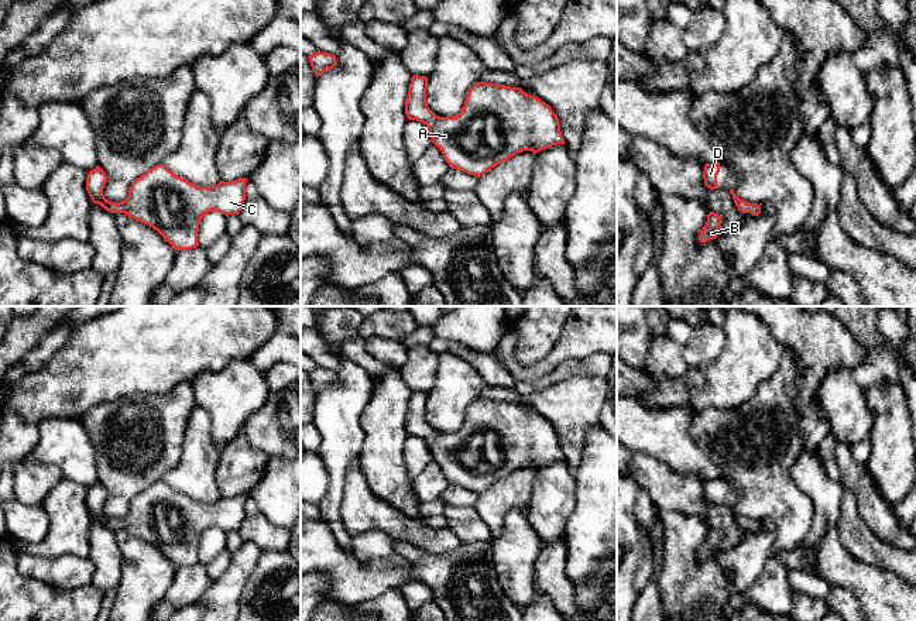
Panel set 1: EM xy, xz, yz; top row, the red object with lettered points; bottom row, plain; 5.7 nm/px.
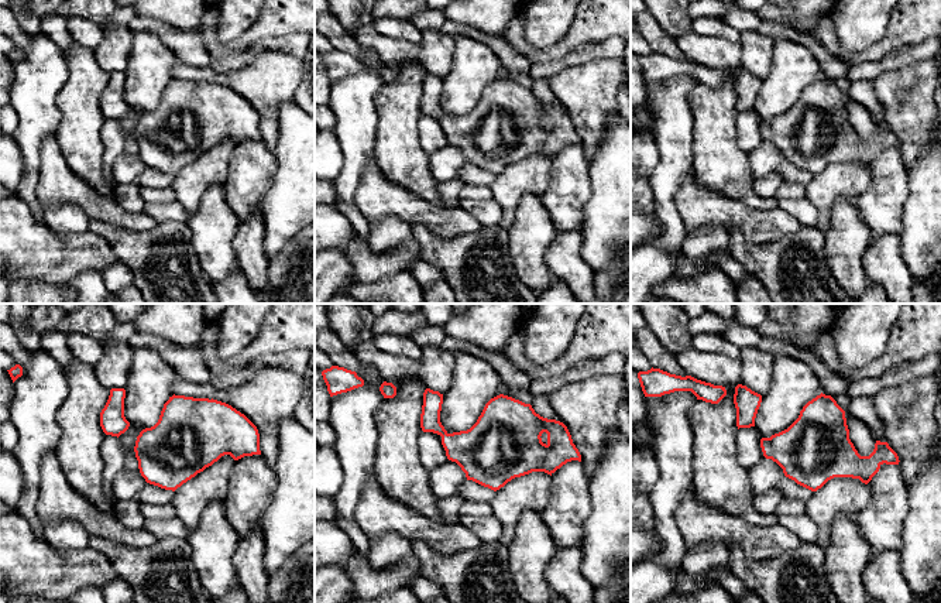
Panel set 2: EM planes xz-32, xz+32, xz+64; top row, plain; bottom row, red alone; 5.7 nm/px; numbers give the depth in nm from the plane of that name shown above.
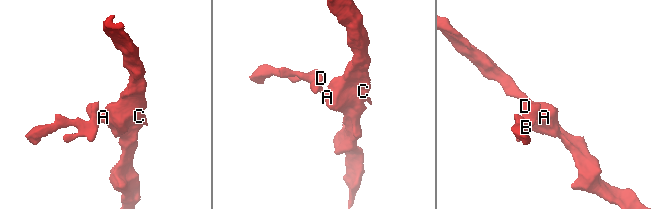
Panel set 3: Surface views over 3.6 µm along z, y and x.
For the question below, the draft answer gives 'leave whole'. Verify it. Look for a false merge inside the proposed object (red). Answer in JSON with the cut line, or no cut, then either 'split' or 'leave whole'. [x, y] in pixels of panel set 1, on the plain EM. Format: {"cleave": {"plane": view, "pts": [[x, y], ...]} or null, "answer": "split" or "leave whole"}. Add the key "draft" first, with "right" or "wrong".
{"draft": "right", "cleave": null, "answer": "leave whole"}

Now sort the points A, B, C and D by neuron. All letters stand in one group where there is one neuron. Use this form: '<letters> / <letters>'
A B C D

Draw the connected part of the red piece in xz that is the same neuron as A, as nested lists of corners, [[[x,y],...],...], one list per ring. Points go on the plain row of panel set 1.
[[[414,391],[405,416],[405,430],[409,436],[426,442],[432,459],[442,467],[450,484],[480,494],[518,469],[532,467],[535,471],[552,462],[565,460],[559,435],[552,423],[521,404],[477,398],[470,404],[463,425],[452,433],[439,433],[428,423],[426,405],[428,394]]]

